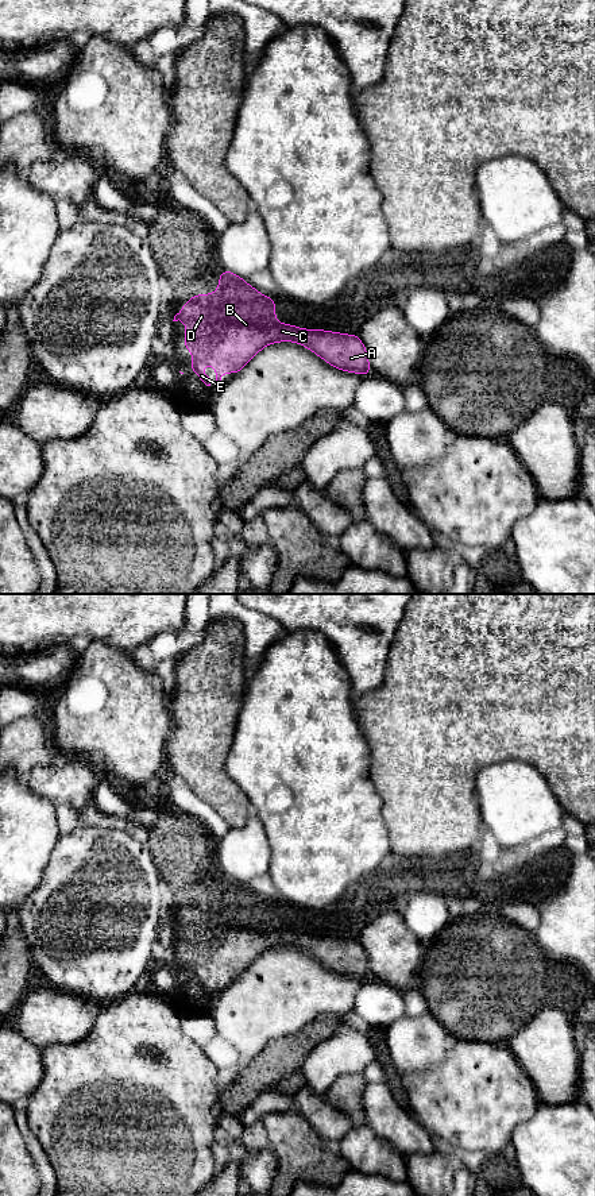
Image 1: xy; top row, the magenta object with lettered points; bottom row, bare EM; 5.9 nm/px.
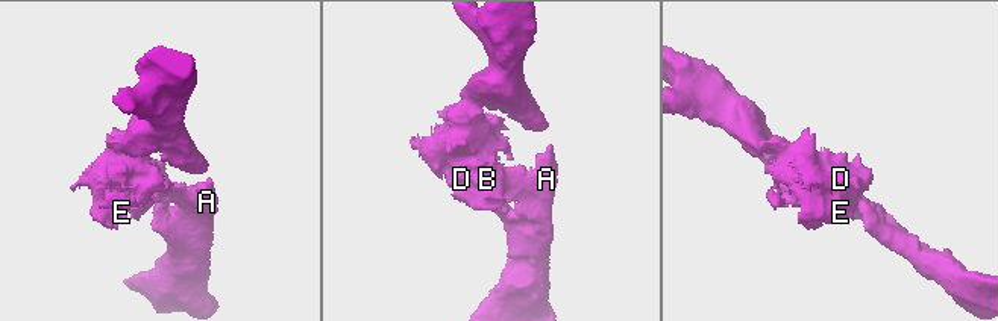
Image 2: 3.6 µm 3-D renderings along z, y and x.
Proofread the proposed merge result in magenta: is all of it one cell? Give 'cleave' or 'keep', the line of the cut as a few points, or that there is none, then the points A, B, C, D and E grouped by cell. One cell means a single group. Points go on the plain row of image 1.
keep | no cut | A B C D E

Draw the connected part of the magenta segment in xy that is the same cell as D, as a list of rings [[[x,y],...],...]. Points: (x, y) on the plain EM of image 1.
[[[224,873],[213,899],[193,900],[173,926],[186,929],[181,952],[192,954],[190,977],[210,991],[202,969],[216,971],[216,989],[223,977],[239,977],[262,953],[277,946],[297,946],[332,972],[368,980],[371,972],[358,940],[305,934],[275,925],[275,904]]]

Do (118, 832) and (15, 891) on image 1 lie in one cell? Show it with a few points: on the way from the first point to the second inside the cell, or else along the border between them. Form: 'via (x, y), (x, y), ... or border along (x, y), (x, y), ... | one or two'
border along (53, 847), (38, 886), (22, 902) | two

